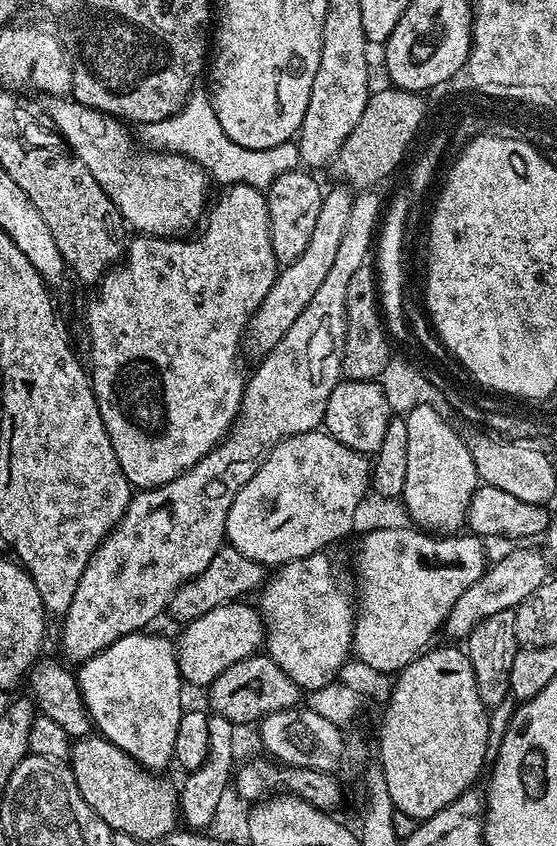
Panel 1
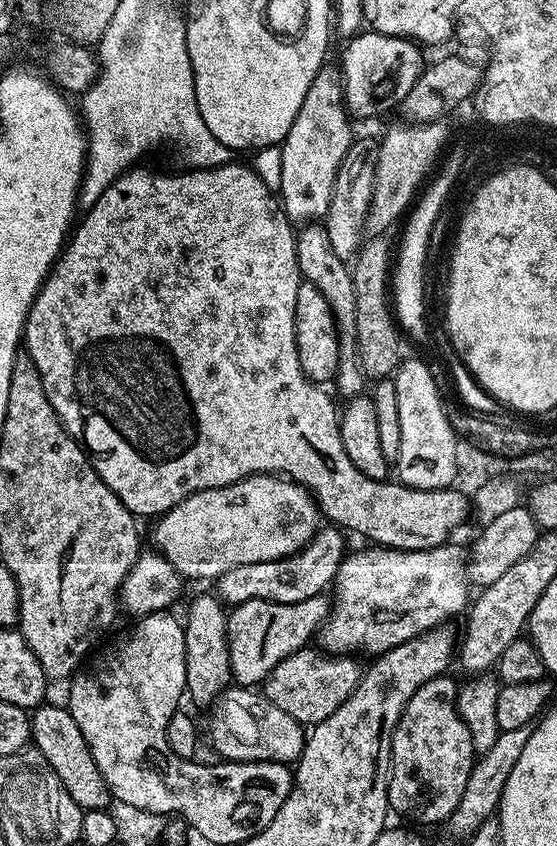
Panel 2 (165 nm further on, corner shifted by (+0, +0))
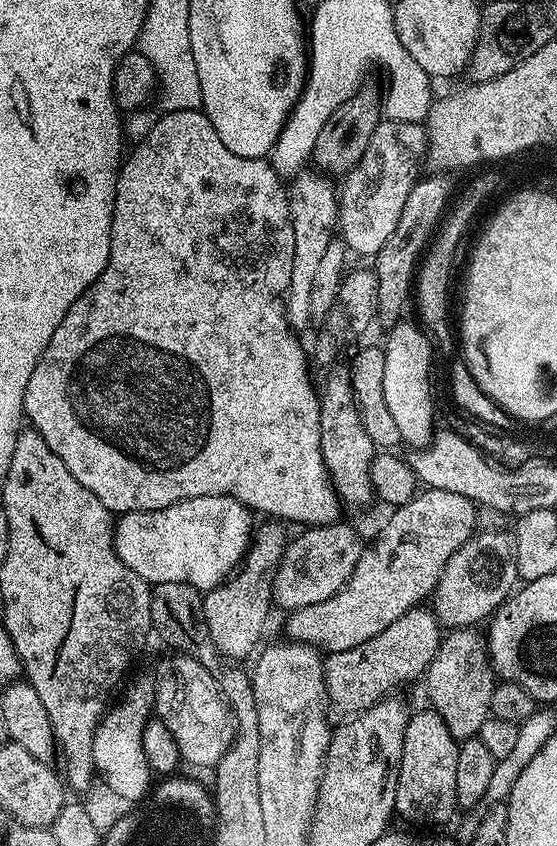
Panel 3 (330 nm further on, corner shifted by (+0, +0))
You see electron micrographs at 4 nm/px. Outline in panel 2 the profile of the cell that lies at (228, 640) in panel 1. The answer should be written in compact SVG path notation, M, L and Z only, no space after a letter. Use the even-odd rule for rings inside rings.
M324 594L289 604L251 600L235 605L227 613L231 679L240 686L263 685L282 658L290 658L298 649L309 647L308 639L311 636L313 639L324 627L329 611L330 600Z

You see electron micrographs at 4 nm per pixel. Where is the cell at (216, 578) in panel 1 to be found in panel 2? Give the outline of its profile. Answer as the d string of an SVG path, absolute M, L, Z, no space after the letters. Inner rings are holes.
M324 526L312 537L312 541L305 548L300 548L281 560L234 566L215 581L215 595L228 606L251 600L269 600L279 604L289 604L321 595L325 591L324 587L327 584L329 587L335 581L340 563L344 561L346 555L344 536L345 533L339 528Z

